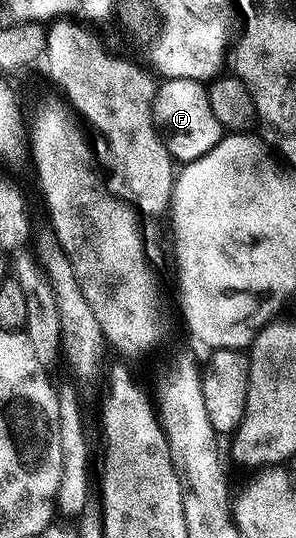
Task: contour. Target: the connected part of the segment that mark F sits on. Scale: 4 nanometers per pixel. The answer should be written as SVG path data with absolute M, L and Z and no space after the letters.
M165 79L158 82L157 92L153 95L153 124L157 126L157 135L163 141L167 153L178 164L184 165L203 157L223 137L223 128L211 110L211 101L206 84L200 79Z

